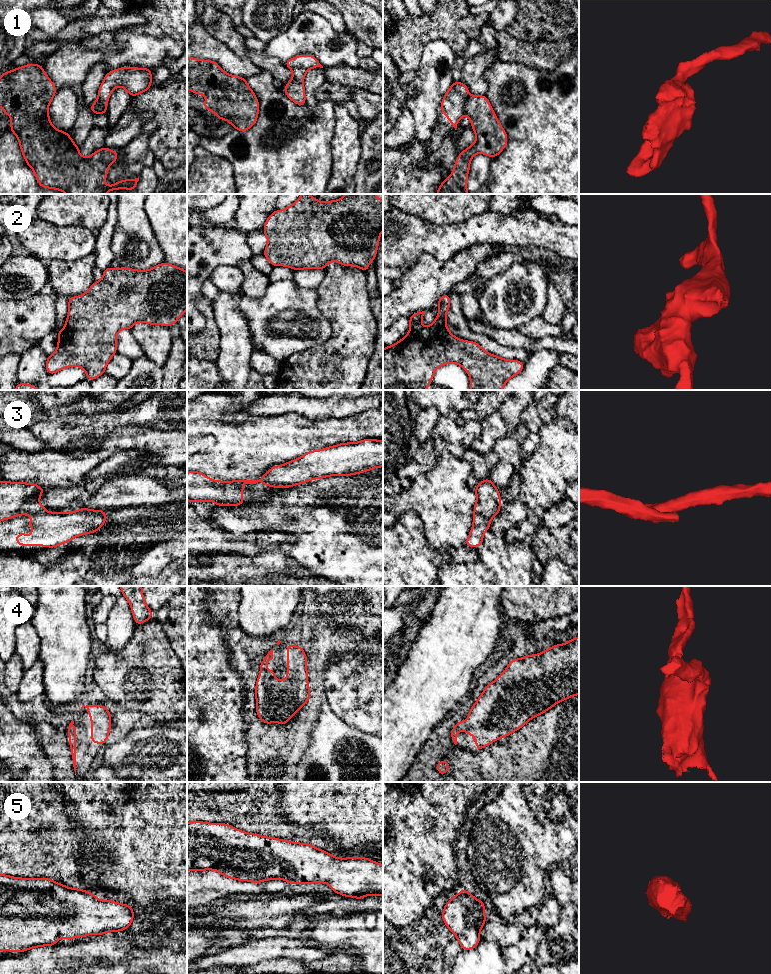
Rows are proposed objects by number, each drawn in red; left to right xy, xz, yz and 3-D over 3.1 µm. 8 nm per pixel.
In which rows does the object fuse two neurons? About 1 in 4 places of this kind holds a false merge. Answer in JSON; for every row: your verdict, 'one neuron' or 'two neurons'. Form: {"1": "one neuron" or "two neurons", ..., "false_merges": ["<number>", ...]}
{"1": "two neurons", "2": "one neuron", "3": "two neurons", "4": "one neuron", "5": "one neuron", "false_merges": ["1", "3"]}

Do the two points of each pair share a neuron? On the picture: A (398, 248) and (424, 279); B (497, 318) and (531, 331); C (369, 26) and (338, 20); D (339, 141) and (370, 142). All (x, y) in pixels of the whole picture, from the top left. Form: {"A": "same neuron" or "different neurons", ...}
{"A": "different neurons", "B": "different neurons", "C": "different neurons", "D": "different neurons"}

